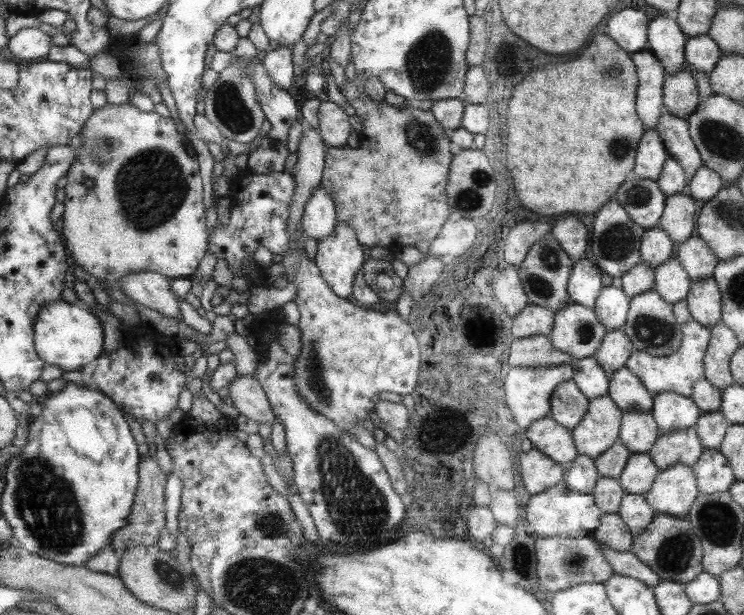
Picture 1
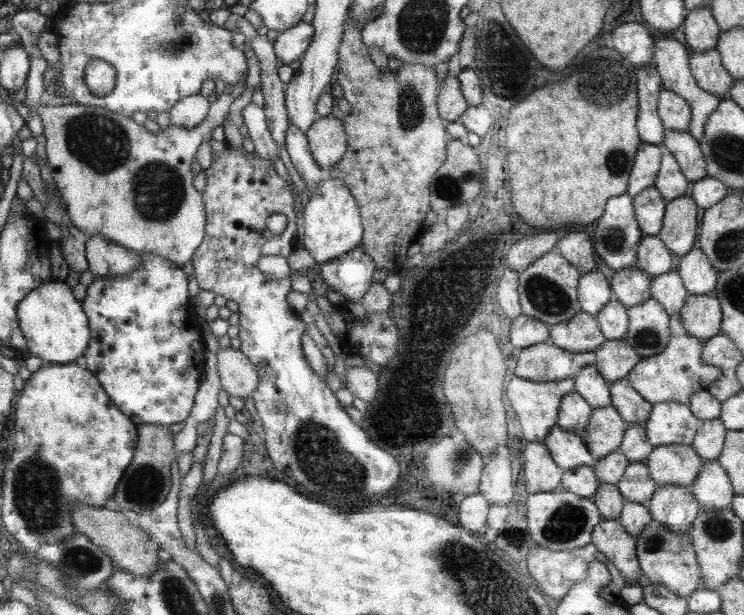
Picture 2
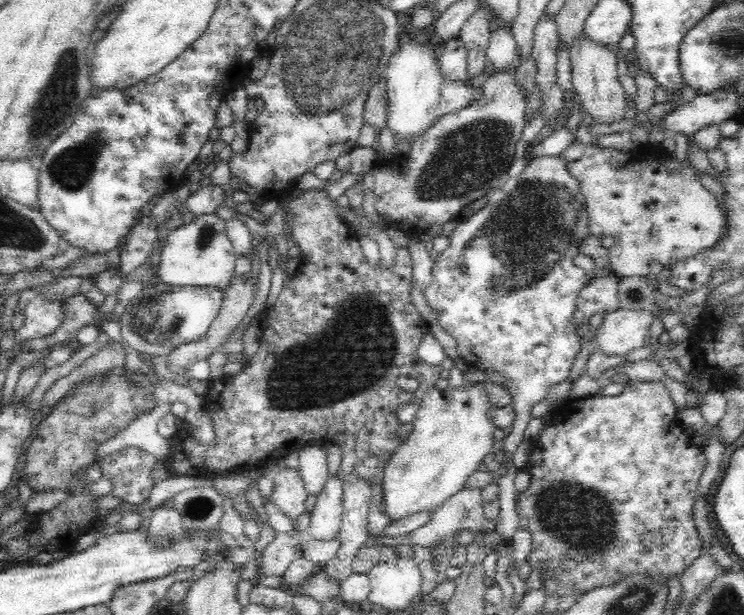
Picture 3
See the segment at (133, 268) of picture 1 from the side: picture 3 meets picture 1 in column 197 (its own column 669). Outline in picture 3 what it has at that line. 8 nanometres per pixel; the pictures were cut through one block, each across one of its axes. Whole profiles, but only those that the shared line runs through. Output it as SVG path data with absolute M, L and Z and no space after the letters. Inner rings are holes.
M572 141L559 154L559 157L566 162L566 168L572 179L580 183L580 190L584 197L585 210L589 234L594 236L614 236L614 248L610 247L609 262L611 268L616 272L607 277L598 277L590 280L579 291L576 298L575 309L571 316L571 323L588 324L594 314L610 313L621 307L618 298L619 276L643 276L650 277L650 262L656 260L664 268L677 266L684 258L696 257L696 254L712 248L720 242L720 238L726 234L726 212L716 194L706 190L696 176L696 168L688 168L686 164L678 164L676 158L666 160L664 151L660 146L652 145L652 154L644 156L644 149L632 148L626 152L626 160L622 160L622 151L608 147L590 145L582 141Z

